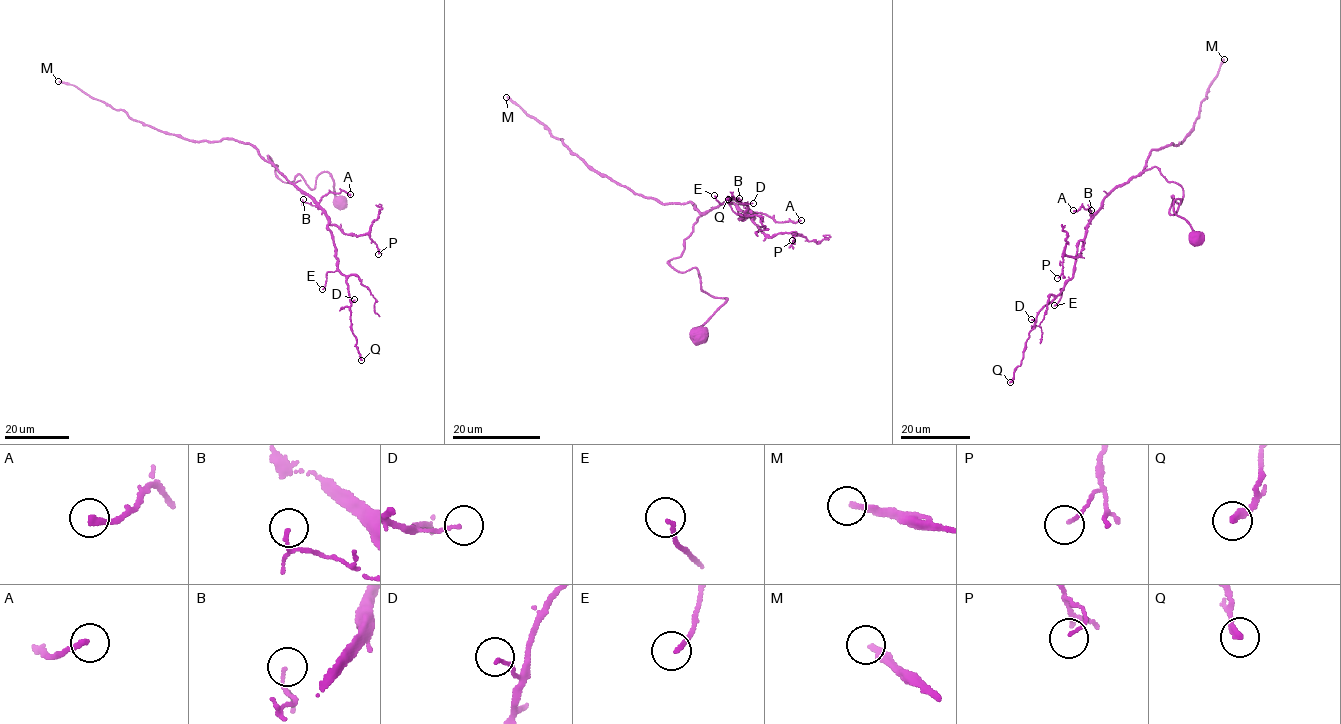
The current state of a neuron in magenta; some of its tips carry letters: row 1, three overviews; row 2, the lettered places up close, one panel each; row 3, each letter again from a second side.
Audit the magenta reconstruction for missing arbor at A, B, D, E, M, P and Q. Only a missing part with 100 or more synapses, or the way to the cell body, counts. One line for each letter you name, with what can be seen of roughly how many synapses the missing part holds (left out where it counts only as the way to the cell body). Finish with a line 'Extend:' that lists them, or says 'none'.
M: about 300 synapses
Extend: M

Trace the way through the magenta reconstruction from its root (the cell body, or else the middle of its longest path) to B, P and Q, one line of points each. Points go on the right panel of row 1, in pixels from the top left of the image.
B: (1198, 239), (1174, 211), (1179, 198), (1170, 215), (1182, 188), (1155, 167), (1111, 190), (1089, 222), (1091, 210)
P: (1198, 239), (1174, 211), (1179, 198), (1170, 215), (1182, 188), (1153, 167), (1102, 199), (1057, 278)
Q: (1198, 239), (1174, 211), (1179, 198), (1170, 215), (1183, 190), (1157, 167), (1111, 190), (1010, 382)

